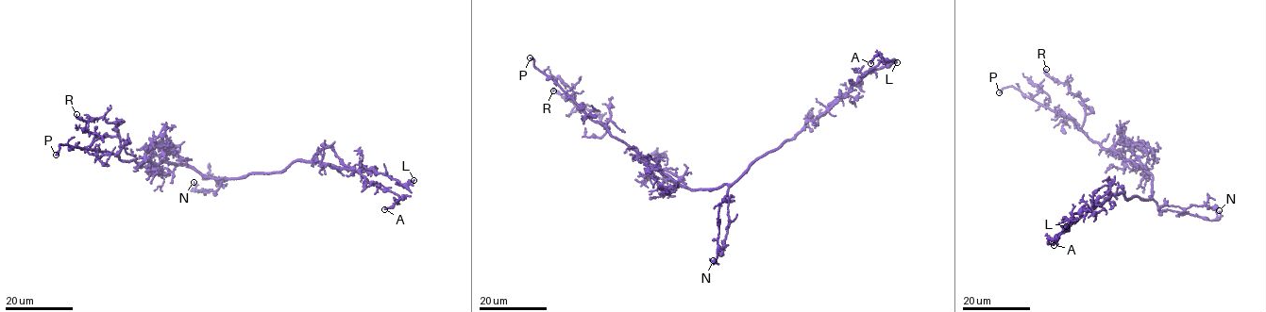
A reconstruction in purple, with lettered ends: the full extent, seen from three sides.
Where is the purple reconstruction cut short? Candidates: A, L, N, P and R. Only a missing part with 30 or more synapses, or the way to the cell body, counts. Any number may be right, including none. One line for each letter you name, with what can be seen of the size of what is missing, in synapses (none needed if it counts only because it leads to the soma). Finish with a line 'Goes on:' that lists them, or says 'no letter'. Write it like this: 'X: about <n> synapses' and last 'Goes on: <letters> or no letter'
Goes on: P

